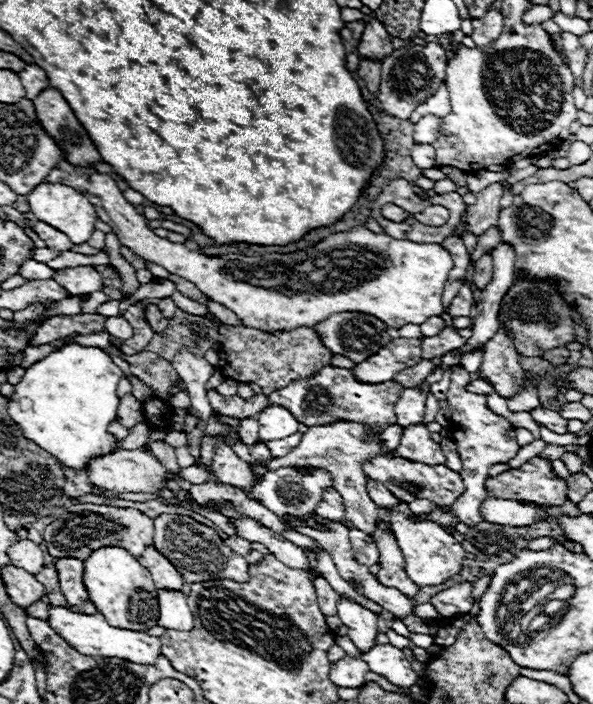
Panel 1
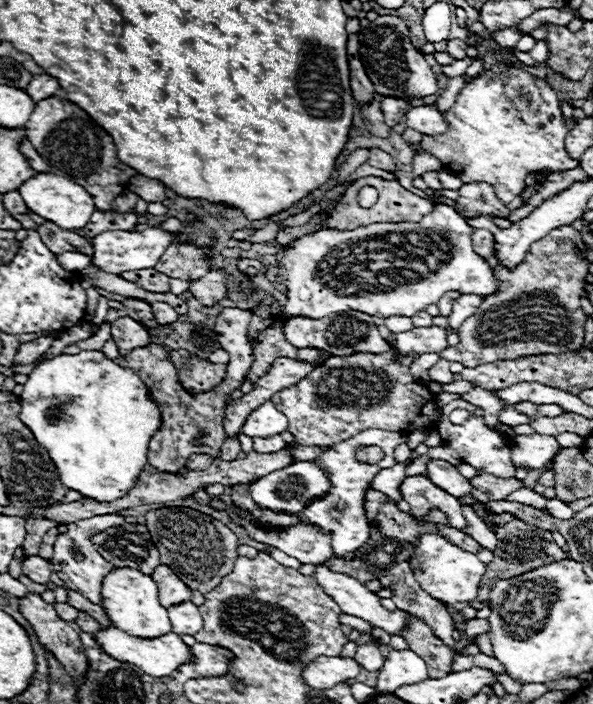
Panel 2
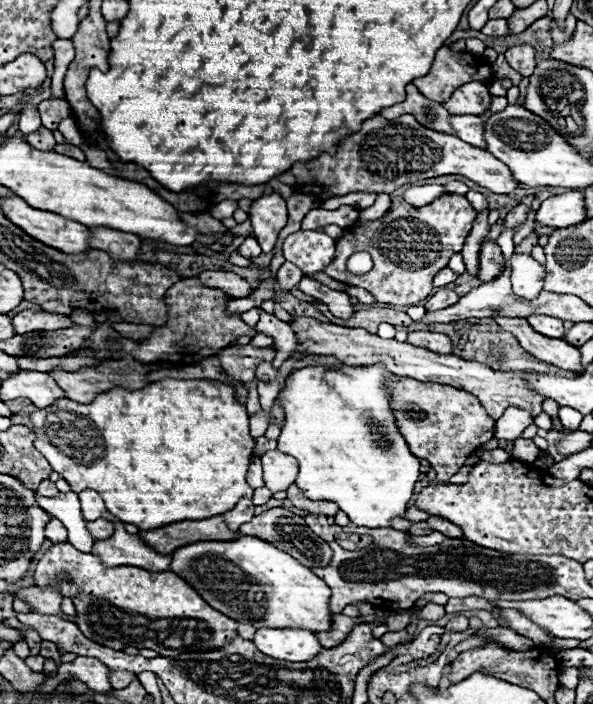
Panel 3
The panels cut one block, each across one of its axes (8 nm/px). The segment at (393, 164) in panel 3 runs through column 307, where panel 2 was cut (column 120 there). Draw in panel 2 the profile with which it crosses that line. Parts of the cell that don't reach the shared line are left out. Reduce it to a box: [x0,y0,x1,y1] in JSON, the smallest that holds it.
[24,96,136,210]

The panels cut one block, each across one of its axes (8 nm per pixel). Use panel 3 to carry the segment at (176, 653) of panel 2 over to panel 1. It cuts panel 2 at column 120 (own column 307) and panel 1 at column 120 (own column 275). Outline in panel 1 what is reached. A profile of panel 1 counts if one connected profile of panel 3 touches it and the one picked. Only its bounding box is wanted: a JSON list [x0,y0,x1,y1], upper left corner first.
[48,606,160,664]

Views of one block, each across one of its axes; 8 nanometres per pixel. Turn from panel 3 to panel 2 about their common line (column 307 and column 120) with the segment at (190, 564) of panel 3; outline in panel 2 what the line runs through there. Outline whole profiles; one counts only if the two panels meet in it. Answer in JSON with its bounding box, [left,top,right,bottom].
[102,566,172,638]

